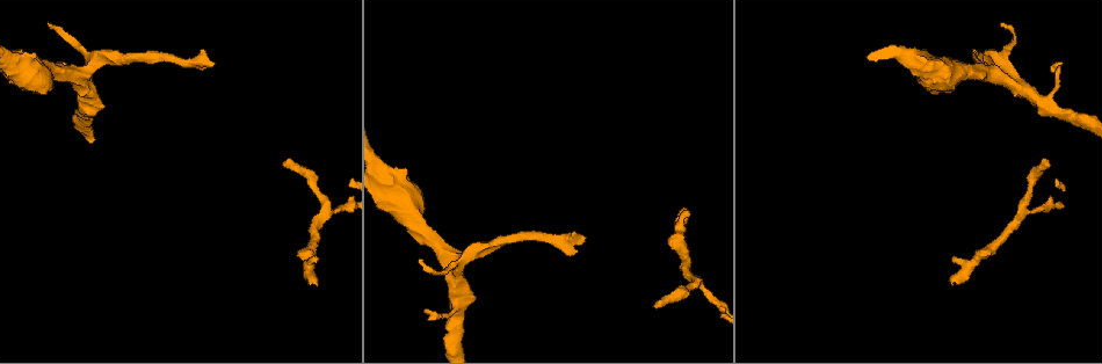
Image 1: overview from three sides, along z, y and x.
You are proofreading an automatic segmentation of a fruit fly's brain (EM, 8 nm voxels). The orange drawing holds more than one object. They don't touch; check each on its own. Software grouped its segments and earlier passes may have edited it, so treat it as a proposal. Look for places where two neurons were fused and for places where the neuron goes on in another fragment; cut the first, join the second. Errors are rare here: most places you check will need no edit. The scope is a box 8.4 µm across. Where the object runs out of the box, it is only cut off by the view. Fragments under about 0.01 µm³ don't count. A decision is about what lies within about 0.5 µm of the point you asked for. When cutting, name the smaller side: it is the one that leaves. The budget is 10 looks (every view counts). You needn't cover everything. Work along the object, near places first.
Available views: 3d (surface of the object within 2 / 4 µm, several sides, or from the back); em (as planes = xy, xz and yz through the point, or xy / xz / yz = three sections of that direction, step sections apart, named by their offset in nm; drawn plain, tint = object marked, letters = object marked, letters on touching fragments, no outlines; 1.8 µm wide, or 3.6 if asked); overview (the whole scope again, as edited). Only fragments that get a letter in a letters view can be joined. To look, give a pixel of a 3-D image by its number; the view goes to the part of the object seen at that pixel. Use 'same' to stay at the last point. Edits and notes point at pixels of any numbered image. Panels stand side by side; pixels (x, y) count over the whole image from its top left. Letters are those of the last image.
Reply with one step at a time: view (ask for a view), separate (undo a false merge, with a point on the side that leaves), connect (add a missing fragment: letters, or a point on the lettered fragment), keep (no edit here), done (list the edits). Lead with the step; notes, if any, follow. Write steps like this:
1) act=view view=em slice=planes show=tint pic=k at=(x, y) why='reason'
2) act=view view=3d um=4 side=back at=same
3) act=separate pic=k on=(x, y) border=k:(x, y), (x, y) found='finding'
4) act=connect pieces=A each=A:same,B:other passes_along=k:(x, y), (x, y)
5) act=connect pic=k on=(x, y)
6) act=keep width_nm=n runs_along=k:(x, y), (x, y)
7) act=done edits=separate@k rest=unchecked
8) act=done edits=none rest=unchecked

act=view view=em slice=xy step=8 show=tint pic=1 at=(653, 306) why='an open end'

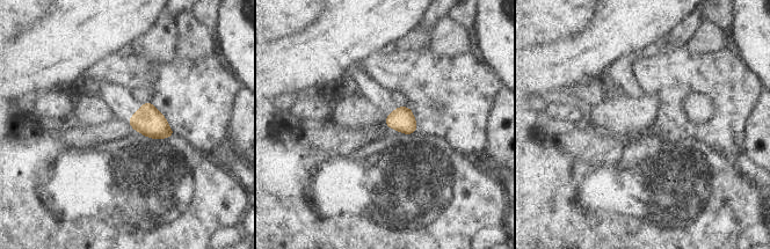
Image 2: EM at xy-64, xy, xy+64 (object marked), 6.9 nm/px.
act=view view=em slice=planes show=letters at=same why='cut it another way'

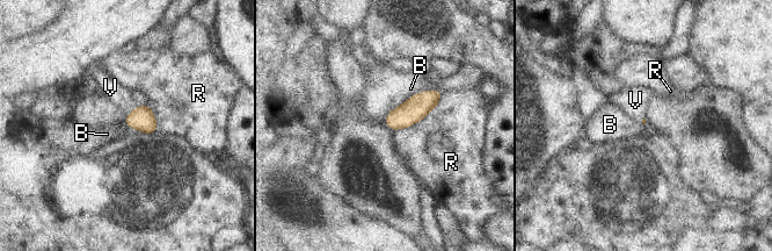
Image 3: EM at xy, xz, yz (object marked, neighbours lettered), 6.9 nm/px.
act=connect pieces=V each=B:other,R:other,V:same passes_along=3:(141, 119), (132, 110), (110, 87) found='the neuron continues'

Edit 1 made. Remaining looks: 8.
act=view view=3d um=2 pic=1 at=(316, 284) why='branch stops here'

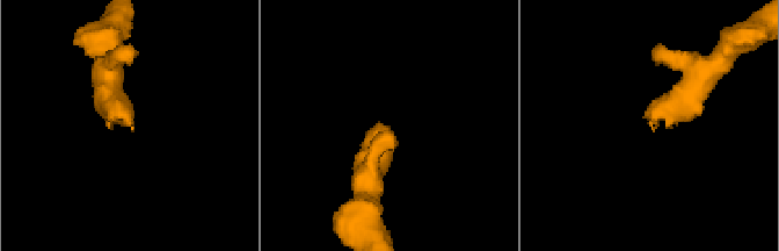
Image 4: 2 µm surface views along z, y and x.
act=view view=em slice=planes show=plain pic=4 at=(131, 127) why='shape alone is not enough'

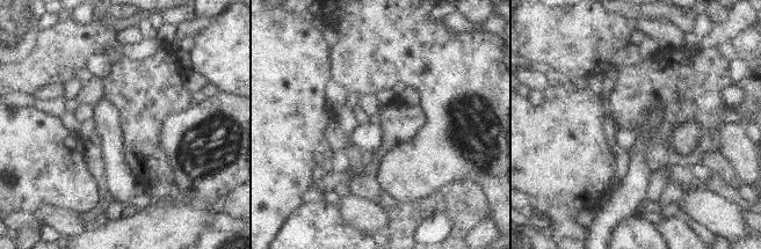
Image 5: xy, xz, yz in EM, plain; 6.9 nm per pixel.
act=view view=em slice=planes show=letters at=same why='what lies round it'

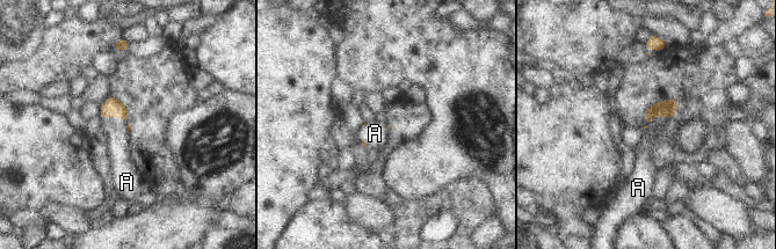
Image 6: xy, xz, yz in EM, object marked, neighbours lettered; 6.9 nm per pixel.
act=connect pieces=A each=A:same passes_along=6:(665, 108), (654, 115), (644, 148) found='the neuron continues'

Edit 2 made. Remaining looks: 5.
act=view view=3d um=4 pic=1 at=(213, 64) why='long arm stops here'

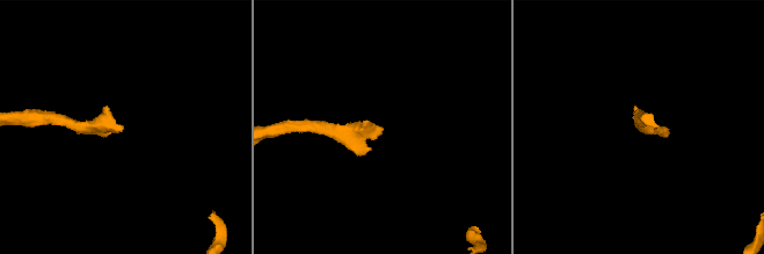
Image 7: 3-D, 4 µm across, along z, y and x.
act=view view=em slice=xz step=8 show=tint pic=7 at=(120, 129) why='shape alone is not enough'

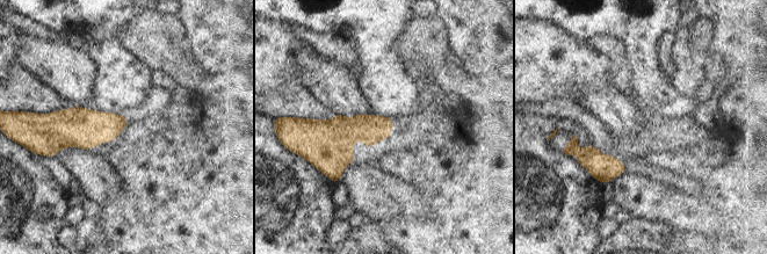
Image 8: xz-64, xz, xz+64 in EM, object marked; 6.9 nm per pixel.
act=view view=em slice=planes show=letters at=same why='another direction'

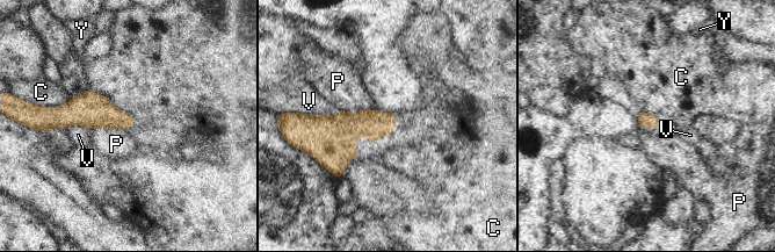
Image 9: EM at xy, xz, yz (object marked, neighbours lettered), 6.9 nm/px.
act=keep each=C:other,P:other,V:other,Y:other border=9:(84, 88), (104, 95), (118, 108) found='none of them fits'

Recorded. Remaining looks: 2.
act=view view=em slice=planes show=letters pic=1 at=(448, 253)

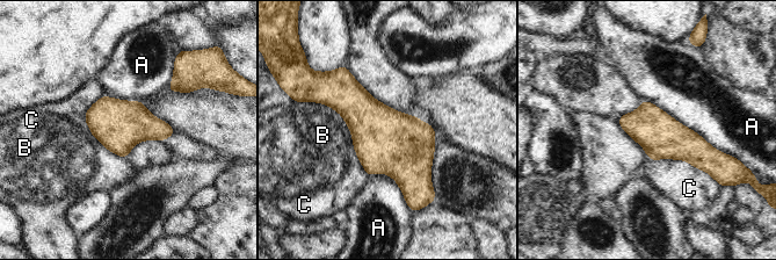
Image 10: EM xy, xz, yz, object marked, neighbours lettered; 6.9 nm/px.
act=keep width_nm=300 longest_contact=A:700nm each=A:other,B:other,C:other found='all the same neuron'

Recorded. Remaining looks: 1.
act=done edits=connect@3,connect@6 rest=unchecked

